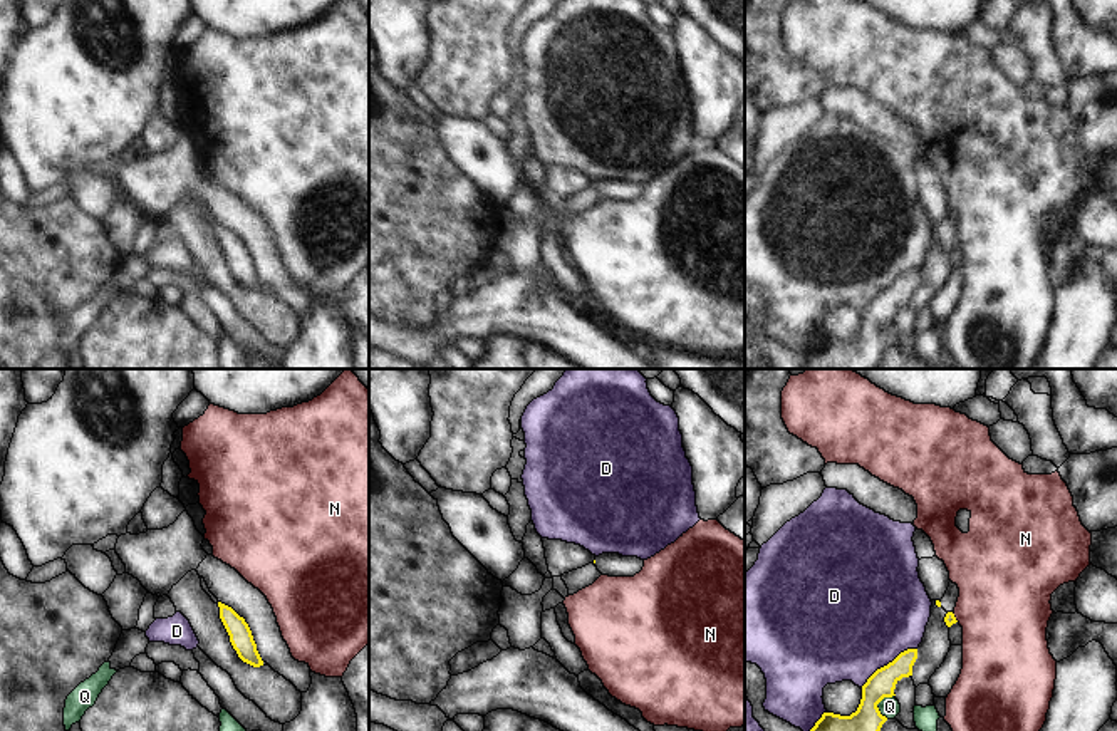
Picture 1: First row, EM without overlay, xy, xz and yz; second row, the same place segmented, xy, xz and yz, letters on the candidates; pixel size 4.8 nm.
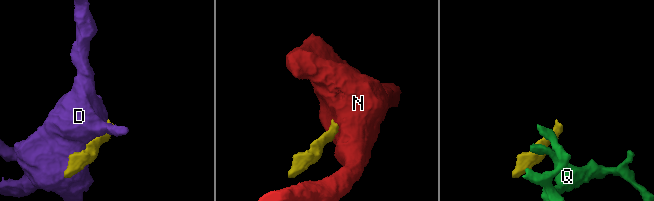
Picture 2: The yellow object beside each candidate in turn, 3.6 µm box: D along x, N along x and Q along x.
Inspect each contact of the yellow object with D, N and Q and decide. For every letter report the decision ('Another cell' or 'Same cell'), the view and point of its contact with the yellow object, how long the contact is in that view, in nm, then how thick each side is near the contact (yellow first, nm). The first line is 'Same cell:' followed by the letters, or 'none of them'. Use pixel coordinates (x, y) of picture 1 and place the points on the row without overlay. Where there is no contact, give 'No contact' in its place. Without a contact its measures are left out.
Same cell: none of them
D: Another cell. Touches yellow at yz (889, 287). Shared border 340 nm. Thickness 130 nm (yellow) against 500 nm
N: Another cell. Touches yellow at yz (955, 242). Shared border 60 nm. Thickness 60 nm (yellow) against 440 nm
Q: Another cell. Touches yellow at yz (879, 326). Shared border 130 nm. Thickness 240 nm (yellow) against 100 nm.

